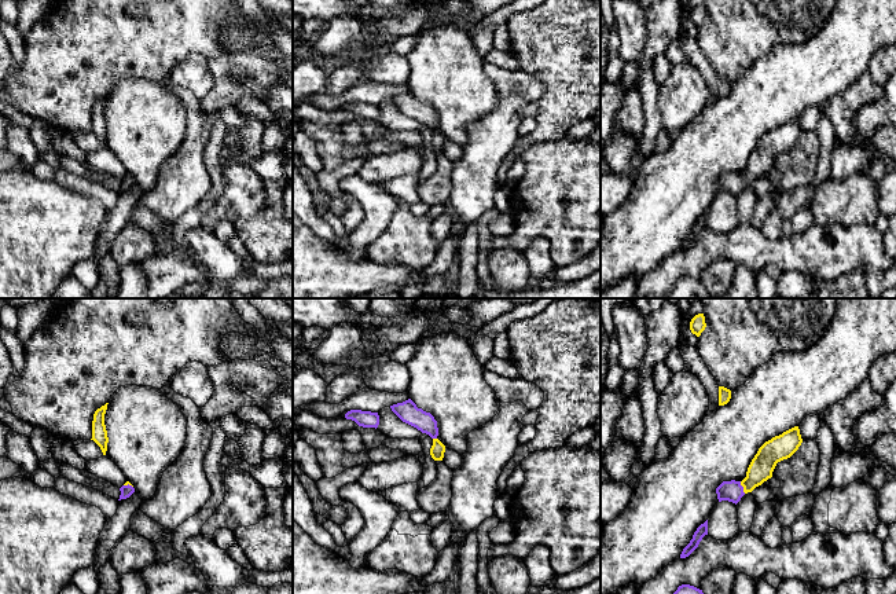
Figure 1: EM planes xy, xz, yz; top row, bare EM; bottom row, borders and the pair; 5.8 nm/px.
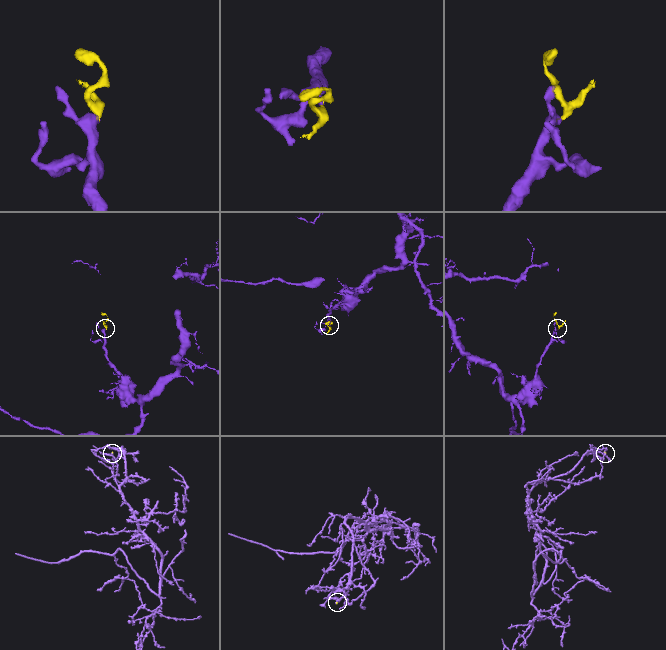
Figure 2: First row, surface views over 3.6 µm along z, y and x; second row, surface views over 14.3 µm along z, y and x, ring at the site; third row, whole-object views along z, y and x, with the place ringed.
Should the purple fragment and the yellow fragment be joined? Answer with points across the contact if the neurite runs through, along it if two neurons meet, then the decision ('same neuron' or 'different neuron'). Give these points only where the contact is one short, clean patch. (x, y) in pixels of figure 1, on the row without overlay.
across yz (733, 183), (742, 179), (762, 158) | same neuron

